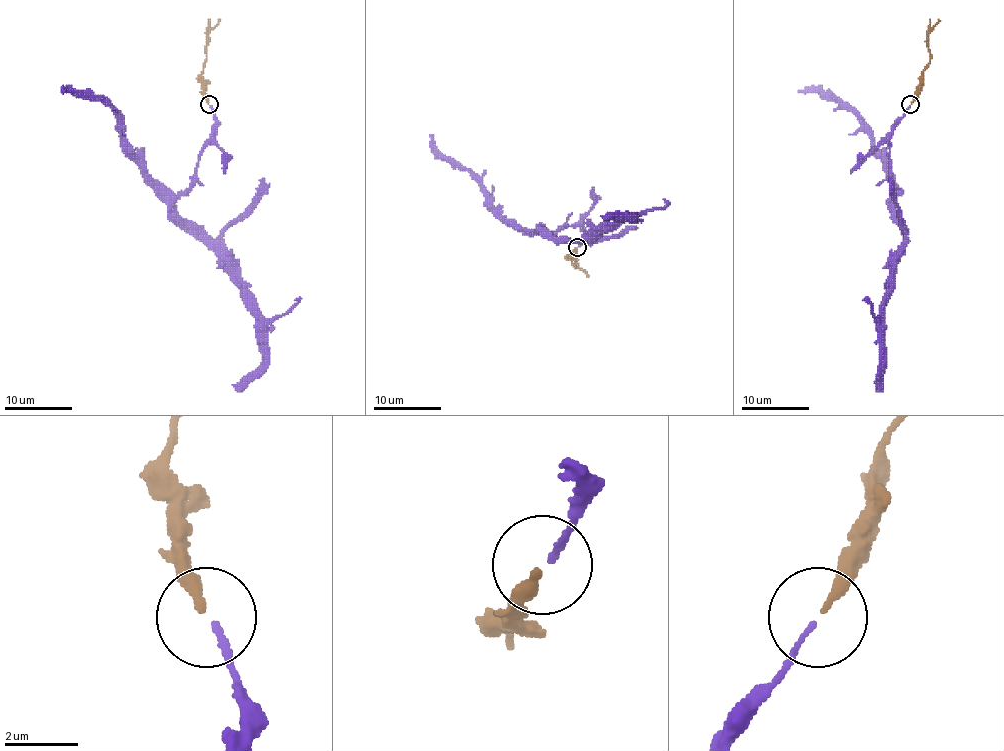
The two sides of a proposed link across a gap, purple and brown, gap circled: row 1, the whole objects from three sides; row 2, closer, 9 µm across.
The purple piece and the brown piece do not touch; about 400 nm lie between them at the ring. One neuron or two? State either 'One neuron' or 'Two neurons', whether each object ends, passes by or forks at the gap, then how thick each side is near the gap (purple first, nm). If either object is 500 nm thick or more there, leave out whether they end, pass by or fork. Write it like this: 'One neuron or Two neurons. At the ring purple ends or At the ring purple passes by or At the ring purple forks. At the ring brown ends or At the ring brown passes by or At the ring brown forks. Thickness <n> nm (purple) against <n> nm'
One neuron. At the ring purple ends. At the ring brown ends. Thickness 130 nm (purple) against 240 nm

